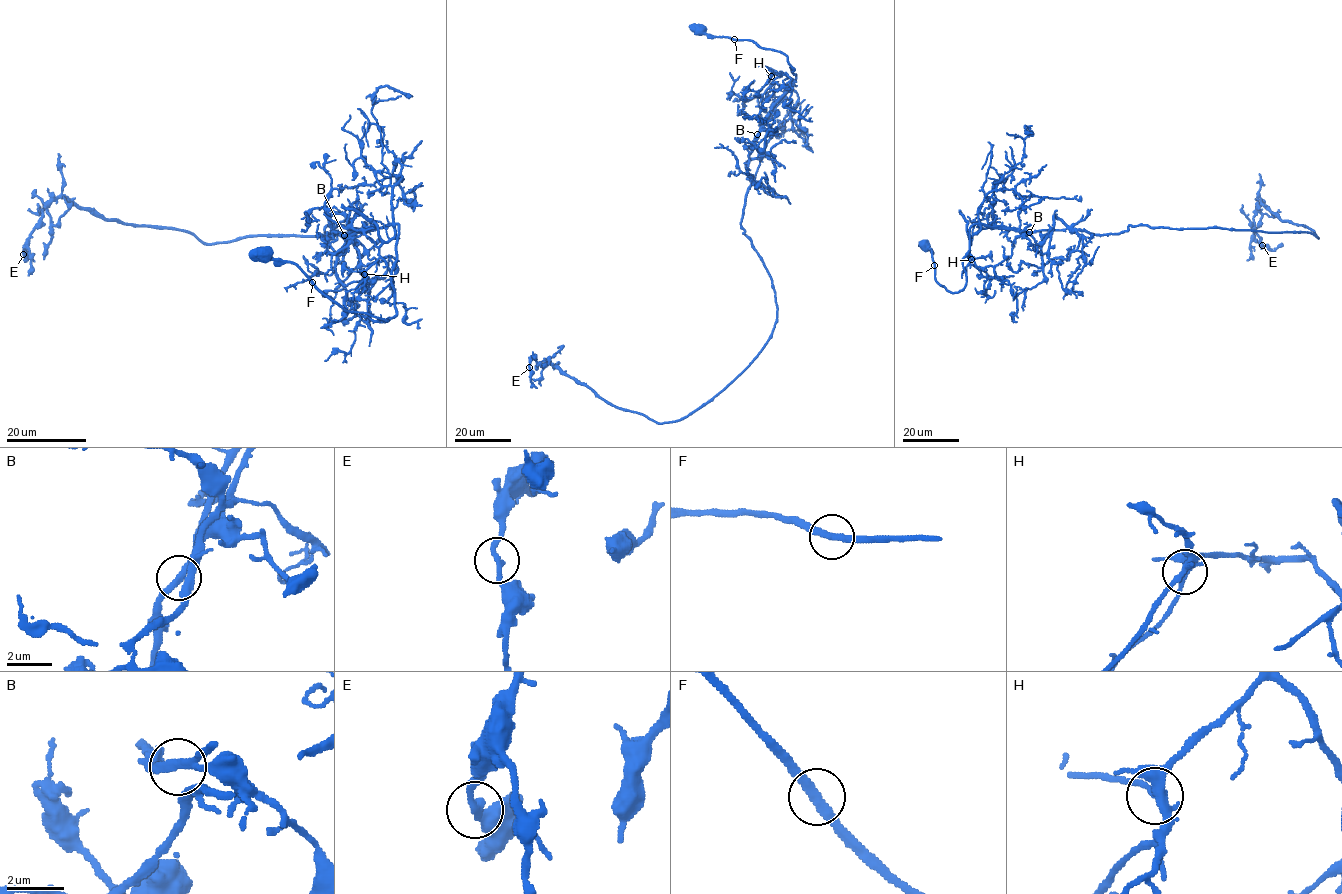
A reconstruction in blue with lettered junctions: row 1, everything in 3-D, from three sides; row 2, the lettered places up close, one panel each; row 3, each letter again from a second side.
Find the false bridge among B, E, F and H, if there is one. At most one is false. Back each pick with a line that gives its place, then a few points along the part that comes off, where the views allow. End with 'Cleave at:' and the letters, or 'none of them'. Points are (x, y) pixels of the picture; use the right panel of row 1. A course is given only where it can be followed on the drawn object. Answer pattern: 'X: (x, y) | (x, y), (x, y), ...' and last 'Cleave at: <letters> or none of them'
B: (1029, 232) | (1029, 232), (988, 227), (979, 223), (979, 206), (990, 191), (1012, 189), (1074, 198), (1080, 220)
Cleave at: B

